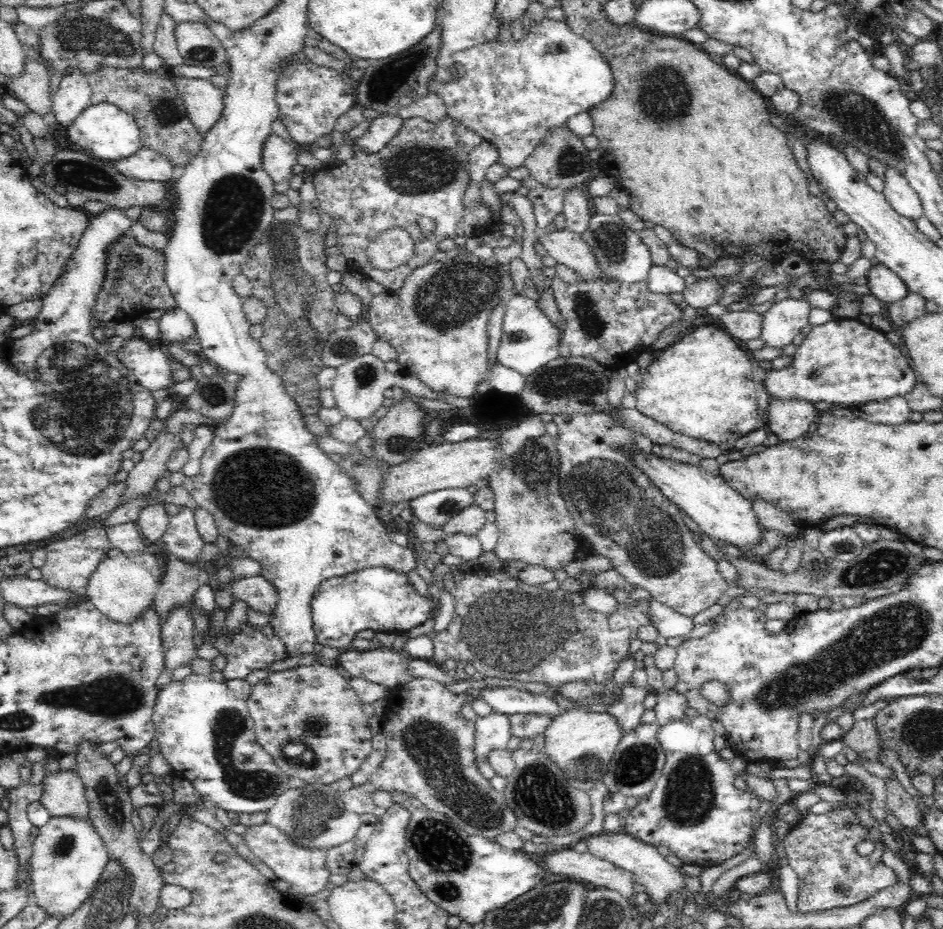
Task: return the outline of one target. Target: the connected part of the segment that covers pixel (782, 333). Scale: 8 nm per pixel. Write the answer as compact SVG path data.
M786 298L774 303L764 314L762 340L766 346L782 348L809 323L812 310L808 298Z

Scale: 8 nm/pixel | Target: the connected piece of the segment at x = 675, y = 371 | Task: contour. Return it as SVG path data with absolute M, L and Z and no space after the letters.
M715 323L685 331L637 379L638 388L634 395L639 412L668 426L675 433L715 444L725 453L734 450L739 438L760 427L767 427L766 418L758 406L757 382L754 381L752 362L748 354L734 342L734 337Z

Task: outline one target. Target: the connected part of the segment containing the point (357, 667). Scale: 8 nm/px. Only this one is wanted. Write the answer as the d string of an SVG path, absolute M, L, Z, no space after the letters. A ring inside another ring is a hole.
M377 632L375 637L382 645L380 648L365 652L353 648L344 651L337 657L335 665L344 667L350 677L364 678L390 690L411 682L415 677L407 671L412 659L393 648L396 635L392 632Z

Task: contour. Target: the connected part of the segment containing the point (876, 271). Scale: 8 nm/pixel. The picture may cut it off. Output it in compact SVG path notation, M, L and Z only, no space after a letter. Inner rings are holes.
M881 263L871 267L867 278L870 292L885 304L901 301L908 294L909 290L902 279Z

